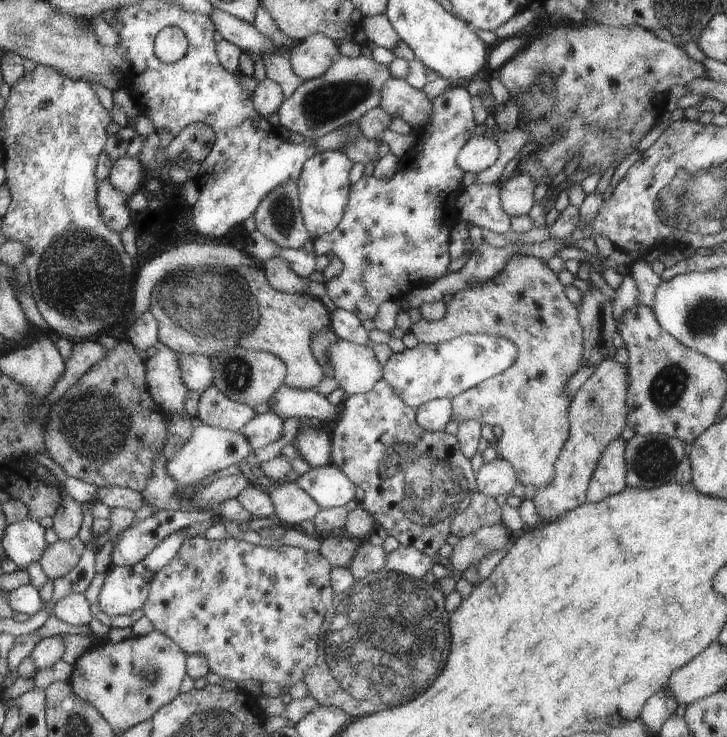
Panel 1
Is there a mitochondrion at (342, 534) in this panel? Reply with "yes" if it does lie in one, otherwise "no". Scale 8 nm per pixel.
no

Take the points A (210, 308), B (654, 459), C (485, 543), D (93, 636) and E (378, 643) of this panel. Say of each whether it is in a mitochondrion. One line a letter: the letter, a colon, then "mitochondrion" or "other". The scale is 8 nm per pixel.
A: mitochondrion
B: mitochondrion
C: mitochondrion
D: other
E: mitochondrion

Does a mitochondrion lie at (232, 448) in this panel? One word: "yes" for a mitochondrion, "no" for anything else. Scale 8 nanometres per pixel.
no

